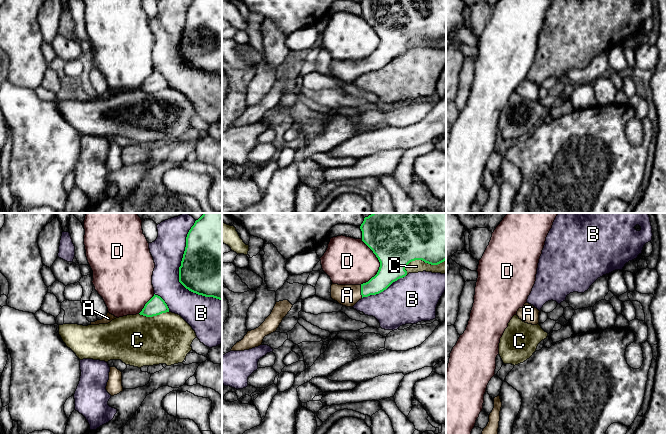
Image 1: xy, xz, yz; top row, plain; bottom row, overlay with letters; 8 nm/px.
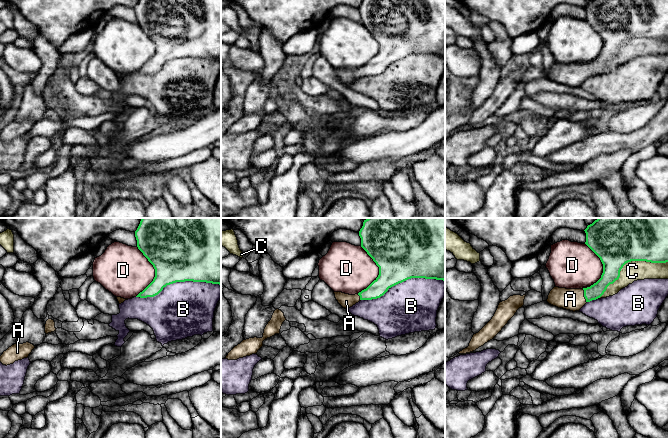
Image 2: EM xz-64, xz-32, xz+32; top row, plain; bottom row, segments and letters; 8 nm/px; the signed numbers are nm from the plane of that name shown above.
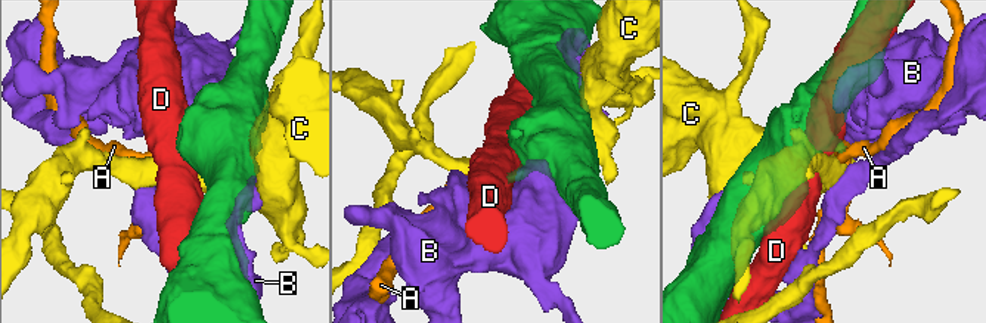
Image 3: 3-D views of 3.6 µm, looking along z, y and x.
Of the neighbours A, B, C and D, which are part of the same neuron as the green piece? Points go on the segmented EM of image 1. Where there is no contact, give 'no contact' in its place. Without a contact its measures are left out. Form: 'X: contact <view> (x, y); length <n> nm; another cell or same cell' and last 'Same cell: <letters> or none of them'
A: contact xz (361, 291); length 110 nm; same cell
B: contact xy (179, 272); length 700 nm; another cell
C: contact xz (421, 259); length 360 nm; another cell
D: contact xz (380, 264); length 360 nm; another cell
Same cell: A

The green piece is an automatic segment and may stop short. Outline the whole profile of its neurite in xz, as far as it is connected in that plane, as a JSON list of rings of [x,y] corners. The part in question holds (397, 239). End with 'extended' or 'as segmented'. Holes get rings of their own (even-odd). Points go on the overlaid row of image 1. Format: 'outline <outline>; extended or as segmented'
outline [[[372,213],[360,226],[362,241],[380,262],[377,274],[361,285],[331,285],[331,298],[346,307],[353,307],[363,297],[386,290],[393,282],[407,275],[405,268],[415,260],[438,265],[446,260],[446,213]]]; extended

